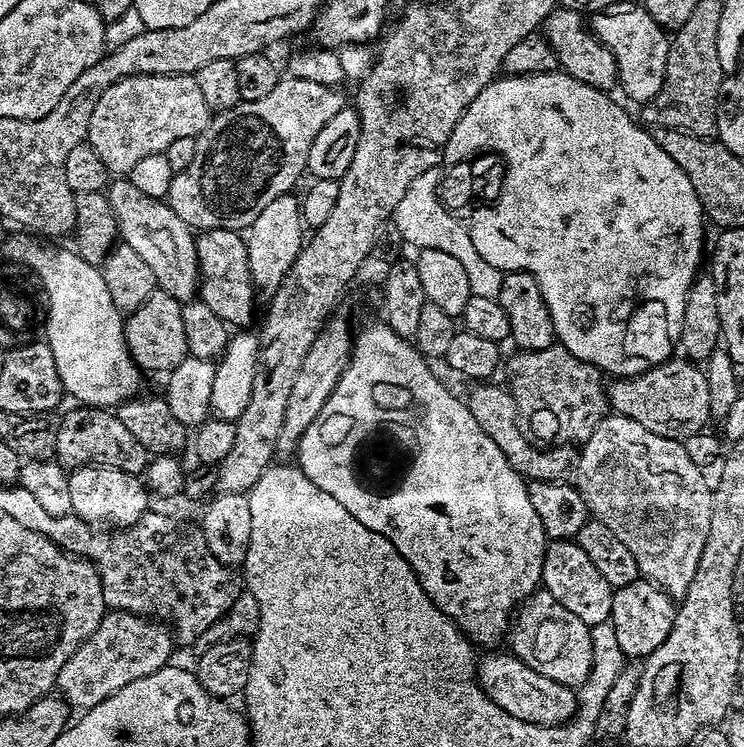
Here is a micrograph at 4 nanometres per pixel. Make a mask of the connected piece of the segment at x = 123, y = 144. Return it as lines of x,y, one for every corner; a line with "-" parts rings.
195,75
186,76
127,76
118,82
114,82
102,94
102,98
98,98
98,106
94,106
94,114
90,114
90,126
88,127
88,145
98,154
98,158
102,158
102,162
108,167
109,173
112,174
128,174
132,167
137,166
144,158
151,155
167,153
171,149
175,140
190,140
200,135
208,126
210,119
210,109
206,106
206,98
202,98
202,90
198,90
198,82

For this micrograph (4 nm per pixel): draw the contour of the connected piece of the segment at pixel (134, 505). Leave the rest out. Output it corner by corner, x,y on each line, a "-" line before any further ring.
87,464
81,468
71,469
68,472
68,481
70,482
70,506
72,512
77,516
81,516
88,524
97,526
133,524
138,522
138,518
142,518
144,512
149,511
148,498
150,499
150,492
145,481
137,473
118,470
114,466
106,466
105,464

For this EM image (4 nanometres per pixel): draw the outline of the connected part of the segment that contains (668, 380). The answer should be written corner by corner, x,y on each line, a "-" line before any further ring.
669,358
652,366
639,376
616,378
607,389
611,407
619,415
634,418
646,426
650,434
680,440
692,432
701,431
711,417
710,390
705,369
687,358

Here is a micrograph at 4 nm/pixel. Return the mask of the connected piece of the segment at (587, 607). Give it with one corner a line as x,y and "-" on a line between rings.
573,539
554,540
545,547
541,557
541,583
546,592
553,594
560,605
588,627
611,619
614,589

